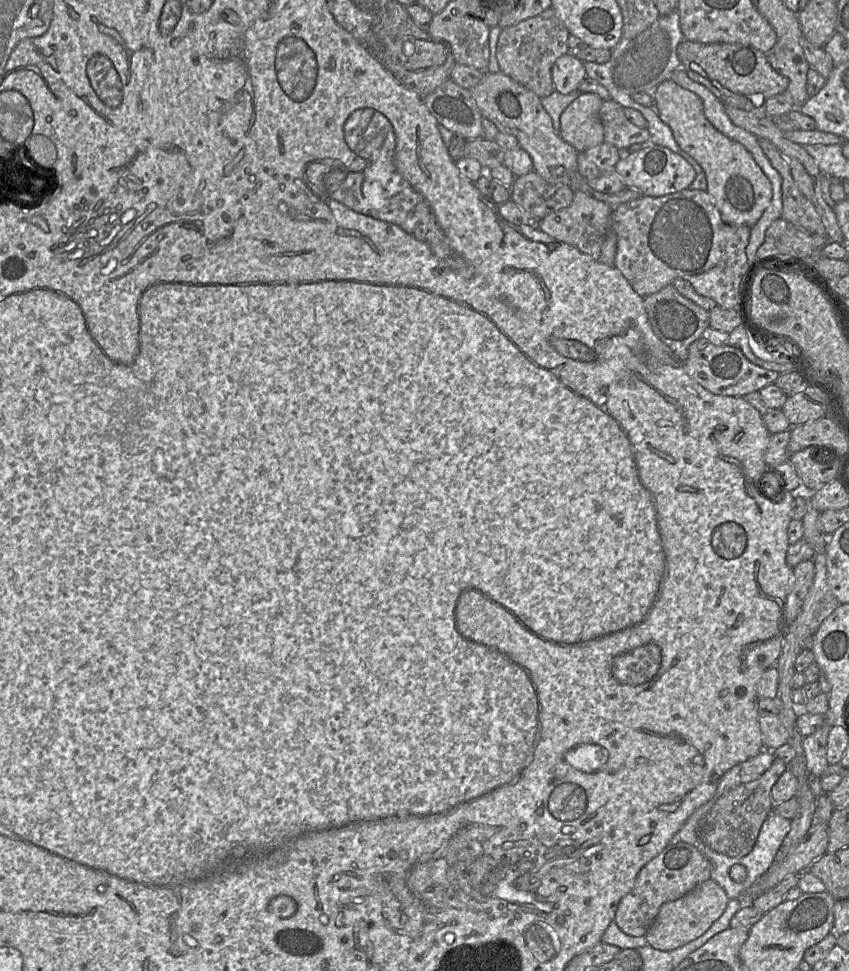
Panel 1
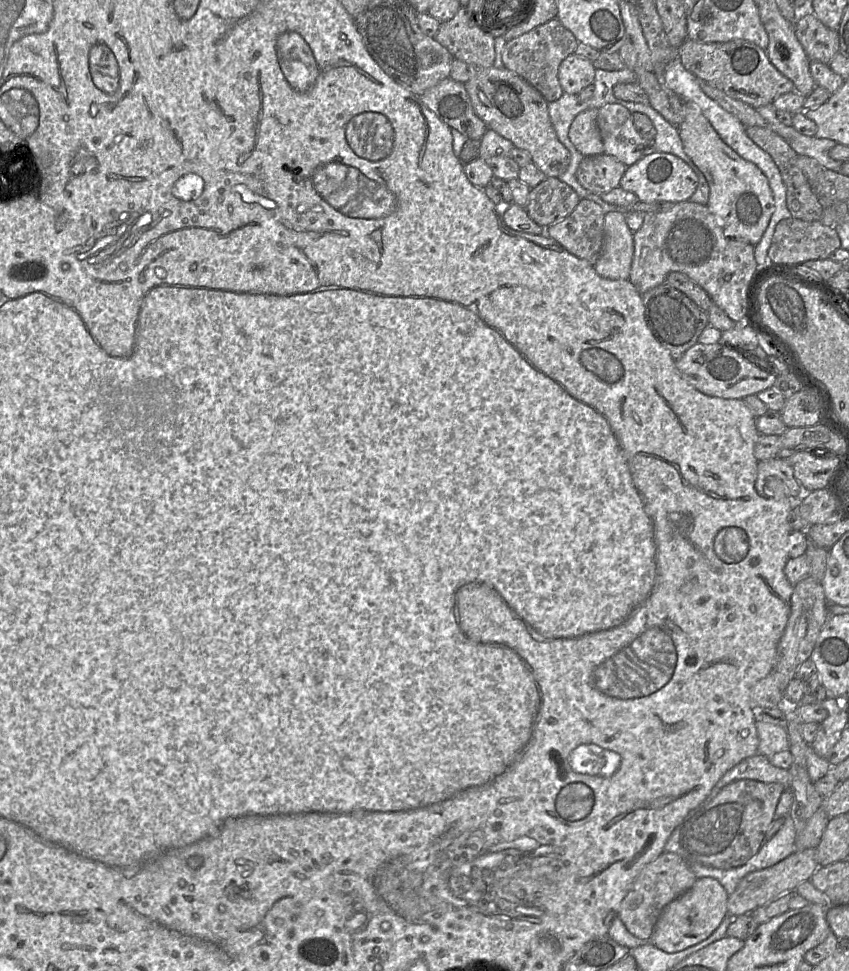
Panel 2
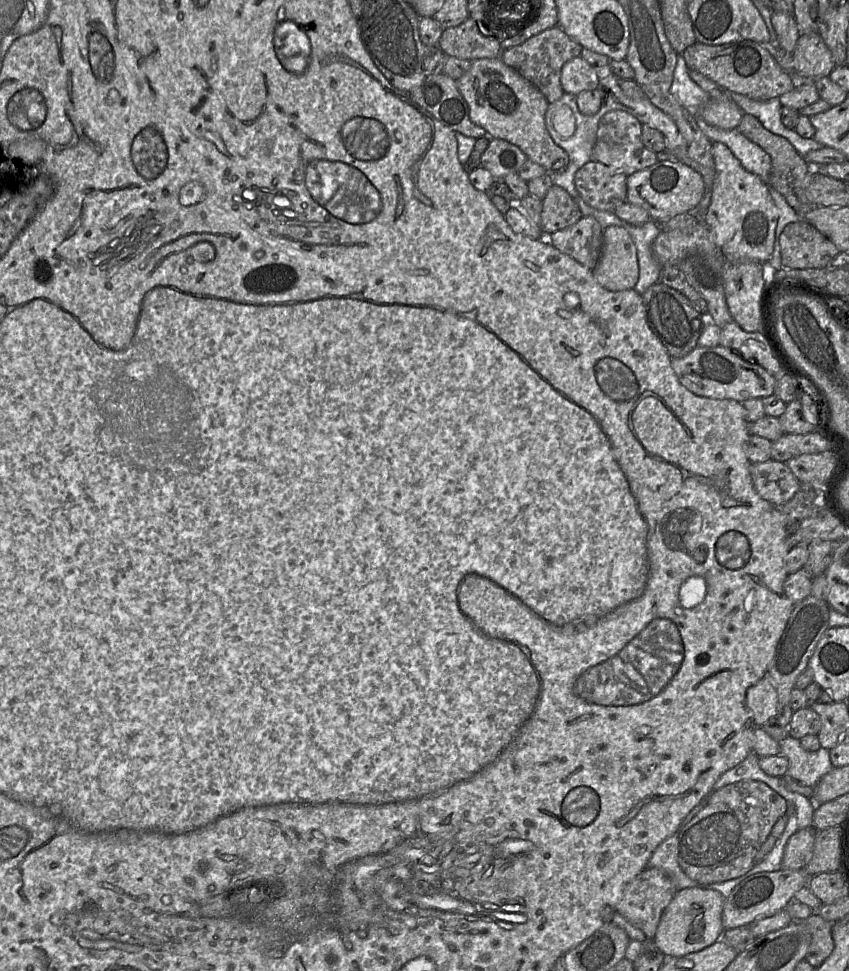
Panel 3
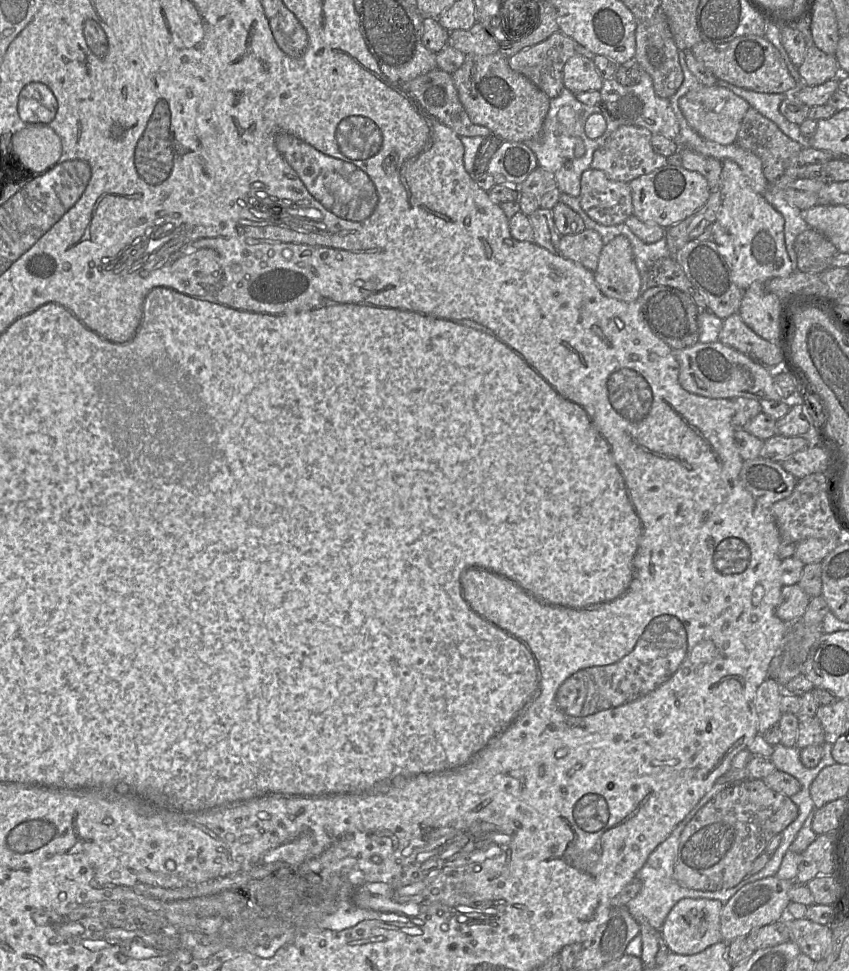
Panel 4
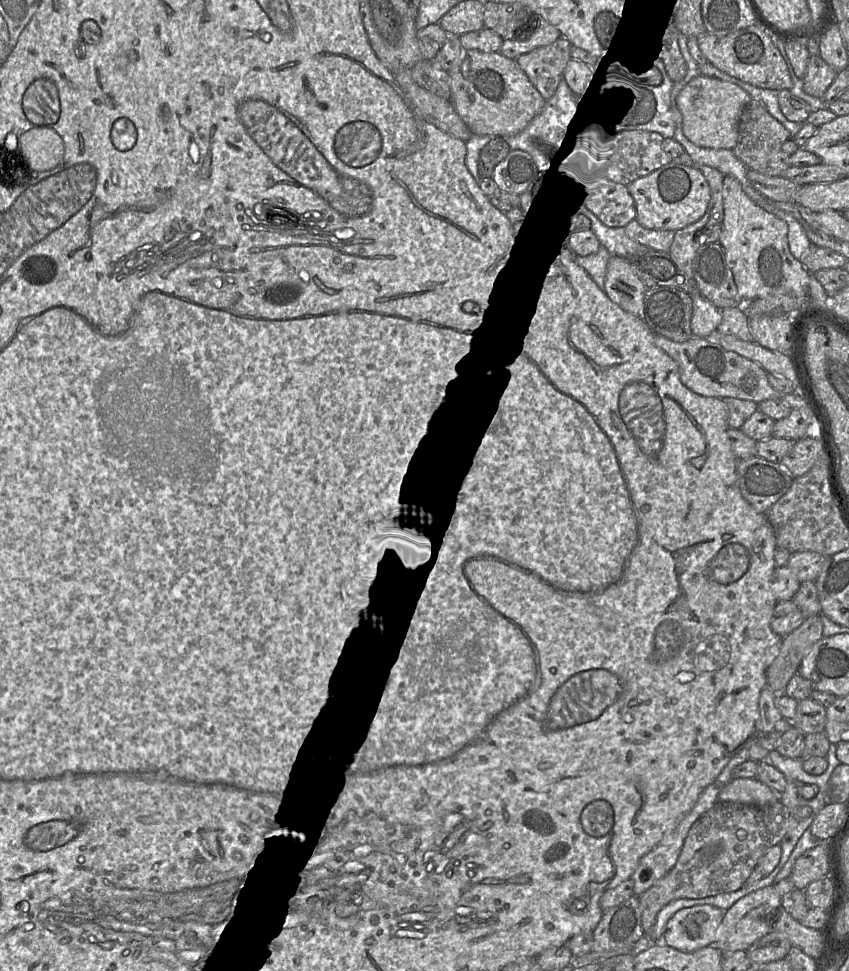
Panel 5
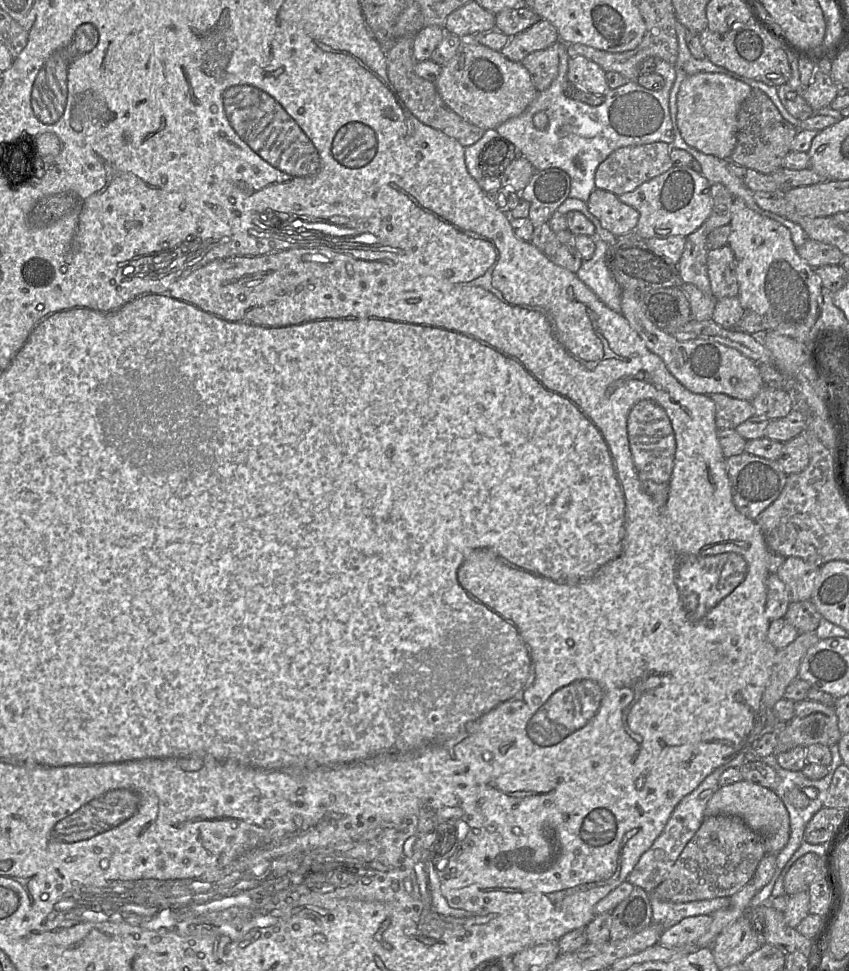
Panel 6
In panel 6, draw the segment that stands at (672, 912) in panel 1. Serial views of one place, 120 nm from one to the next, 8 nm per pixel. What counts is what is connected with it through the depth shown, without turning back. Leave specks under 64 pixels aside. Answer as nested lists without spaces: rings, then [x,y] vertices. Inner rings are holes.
[[[711,915],[686,917],[670,928],[663,930],[658,943],[664,947],[694,944],[709,929],[711,923]]]

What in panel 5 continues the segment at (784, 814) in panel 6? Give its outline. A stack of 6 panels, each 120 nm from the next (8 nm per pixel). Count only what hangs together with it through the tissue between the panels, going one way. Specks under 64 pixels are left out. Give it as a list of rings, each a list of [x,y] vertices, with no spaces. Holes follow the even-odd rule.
[[[732,778],[718,795],[718,801],[748,805],[766,805],[777,800],[778,793],[757,778]]]

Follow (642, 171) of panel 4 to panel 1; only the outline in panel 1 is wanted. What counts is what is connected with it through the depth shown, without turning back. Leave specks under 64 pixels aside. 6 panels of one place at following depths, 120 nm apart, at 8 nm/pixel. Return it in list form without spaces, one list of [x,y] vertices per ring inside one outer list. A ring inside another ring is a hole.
[[[614,100],[602,102],[599,117],[604,129],[604,141],[620,151],[650,139],[648,129],[640,128],[629,121],[624,113],[624,107]]]

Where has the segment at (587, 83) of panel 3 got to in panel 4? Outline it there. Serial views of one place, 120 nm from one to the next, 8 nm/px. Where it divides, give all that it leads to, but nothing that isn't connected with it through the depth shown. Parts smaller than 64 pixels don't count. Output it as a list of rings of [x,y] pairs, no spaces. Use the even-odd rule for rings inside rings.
[[[576,54],[564,66],[564,87],[574,94],[600,91],[603,82],[592,58]]]

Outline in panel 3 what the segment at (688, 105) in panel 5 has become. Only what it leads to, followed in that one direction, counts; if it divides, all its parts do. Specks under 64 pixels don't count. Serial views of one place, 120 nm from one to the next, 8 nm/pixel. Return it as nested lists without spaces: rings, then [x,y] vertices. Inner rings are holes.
[[[711,99],[699,111],[709,125],[723,129],[736,129],[745,113],[732,99]]]

